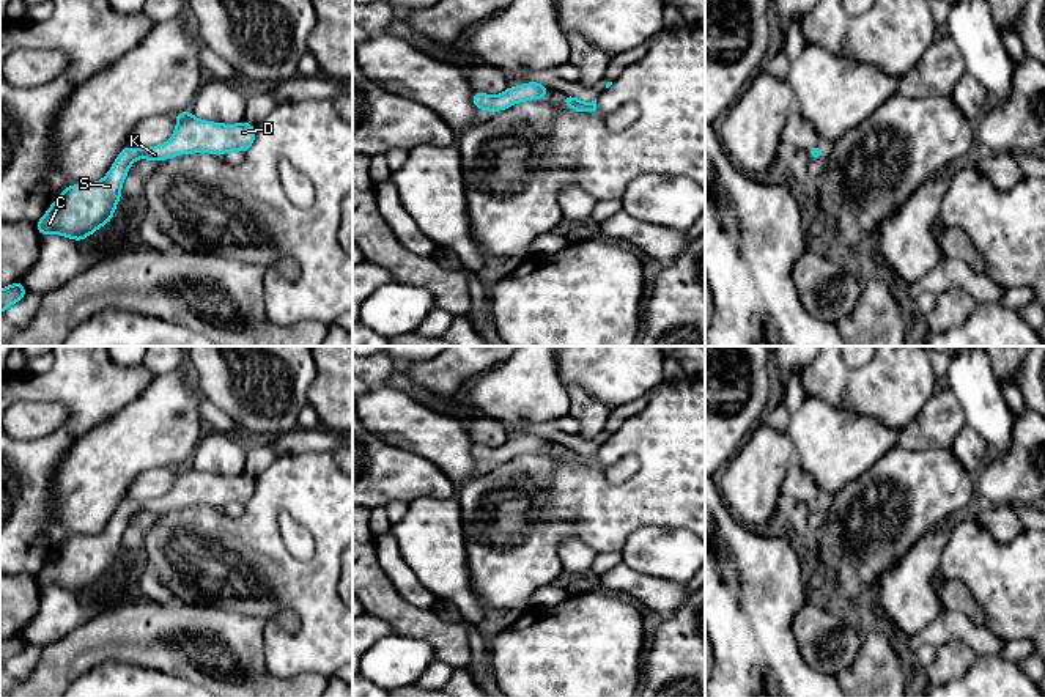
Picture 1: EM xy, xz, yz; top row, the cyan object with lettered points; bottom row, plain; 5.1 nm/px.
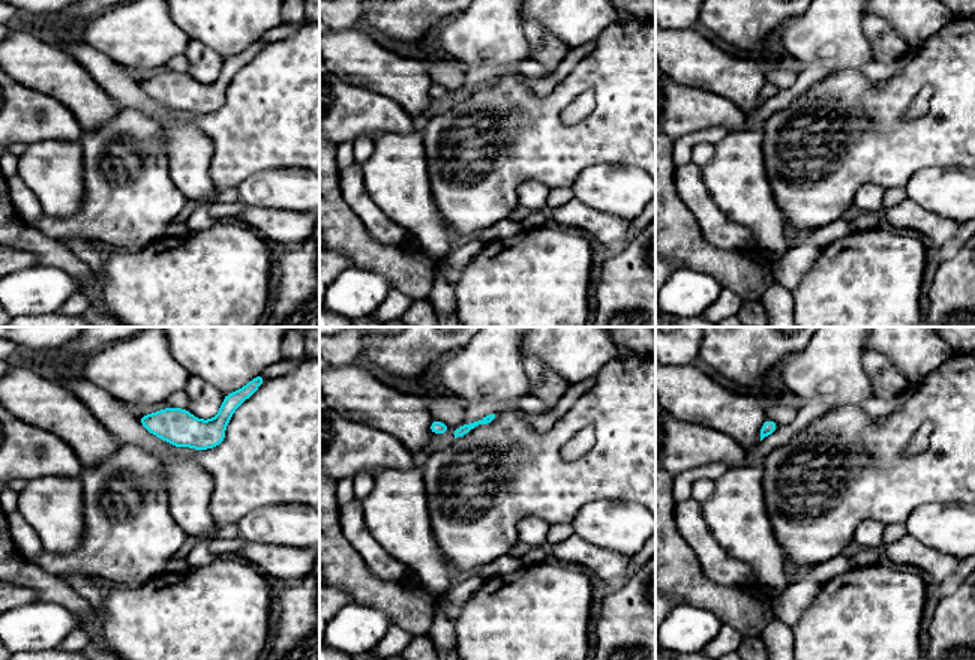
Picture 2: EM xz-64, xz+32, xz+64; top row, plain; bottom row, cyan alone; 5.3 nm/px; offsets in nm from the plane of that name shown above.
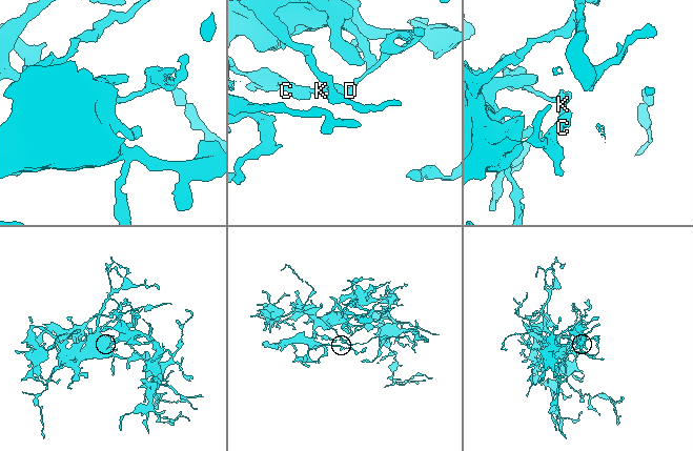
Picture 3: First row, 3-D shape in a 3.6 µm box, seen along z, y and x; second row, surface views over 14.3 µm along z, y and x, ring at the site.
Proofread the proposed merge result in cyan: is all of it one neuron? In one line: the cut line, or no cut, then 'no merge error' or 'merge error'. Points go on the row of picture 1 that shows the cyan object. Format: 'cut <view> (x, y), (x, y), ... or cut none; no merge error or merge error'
cut none; no merge error

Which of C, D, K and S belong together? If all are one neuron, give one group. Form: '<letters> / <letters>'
C D K S

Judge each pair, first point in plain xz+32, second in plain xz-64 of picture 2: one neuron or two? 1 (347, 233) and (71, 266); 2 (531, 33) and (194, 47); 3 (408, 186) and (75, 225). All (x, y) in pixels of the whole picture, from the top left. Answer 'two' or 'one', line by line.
1: one
2: one
3: two

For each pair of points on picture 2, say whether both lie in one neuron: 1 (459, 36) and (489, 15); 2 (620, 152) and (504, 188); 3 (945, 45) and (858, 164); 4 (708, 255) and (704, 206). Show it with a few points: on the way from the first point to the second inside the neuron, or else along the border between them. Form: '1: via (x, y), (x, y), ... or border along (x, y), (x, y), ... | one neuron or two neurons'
1: via (467, 36), (482, 23) | one neuron
2: via (591, 152), (539, 152), (531, 159) | one neuron
3: via (914, 75), (876, 108), (876, 120), (866, 132) | one neuron
4: border along (689, 210), (708, 242), (717, 248), (740, 254) | two neurons

